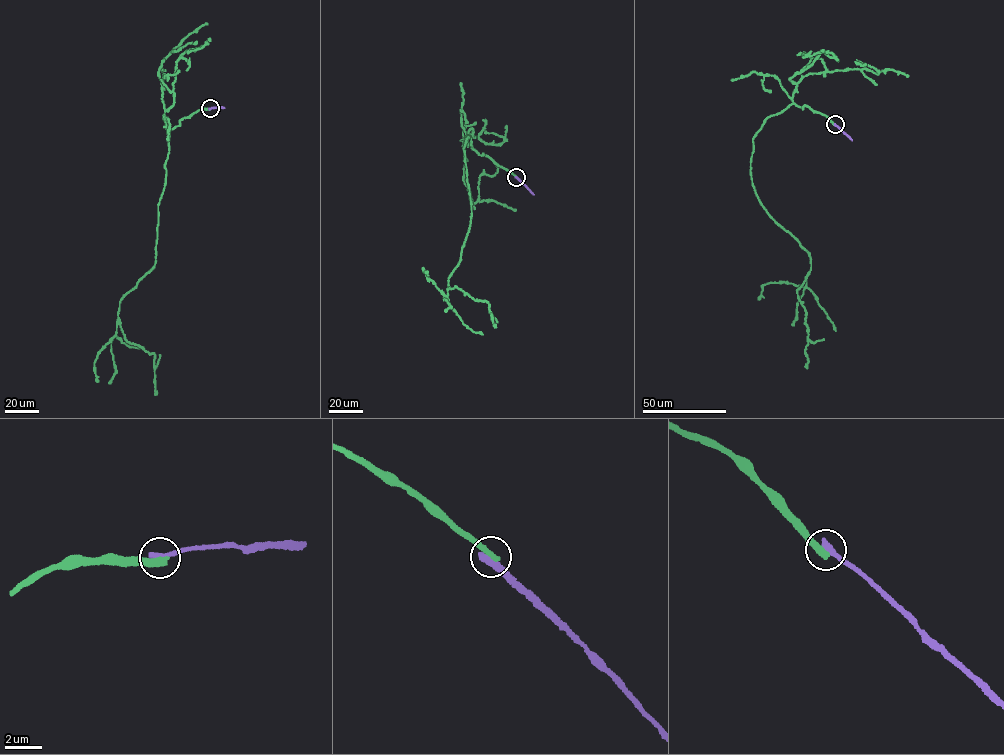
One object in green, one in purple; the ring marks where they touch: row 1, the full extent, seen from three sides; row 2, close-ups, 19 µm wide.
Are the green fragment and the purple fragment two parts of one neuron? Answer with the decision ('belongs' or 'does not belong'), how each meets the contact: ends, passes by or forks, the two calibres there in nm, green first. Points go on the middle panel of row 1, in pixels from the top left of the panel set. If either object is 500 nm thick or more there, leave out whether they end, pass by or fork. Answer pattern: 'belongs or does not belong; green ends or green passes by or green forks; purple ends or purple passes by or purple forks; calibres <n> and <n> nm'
does not belong; green ends; purple ends; calibres 400 and 460 nm

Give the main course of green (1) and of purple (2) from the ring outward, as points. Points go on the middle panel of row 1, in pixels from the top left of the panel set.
1: (516, 177), (480, 155), (466, 138), (472, 211), (448, 289), (456, 286), (486, 301), (495, 327)
2: (516, 177), (533, 194)

